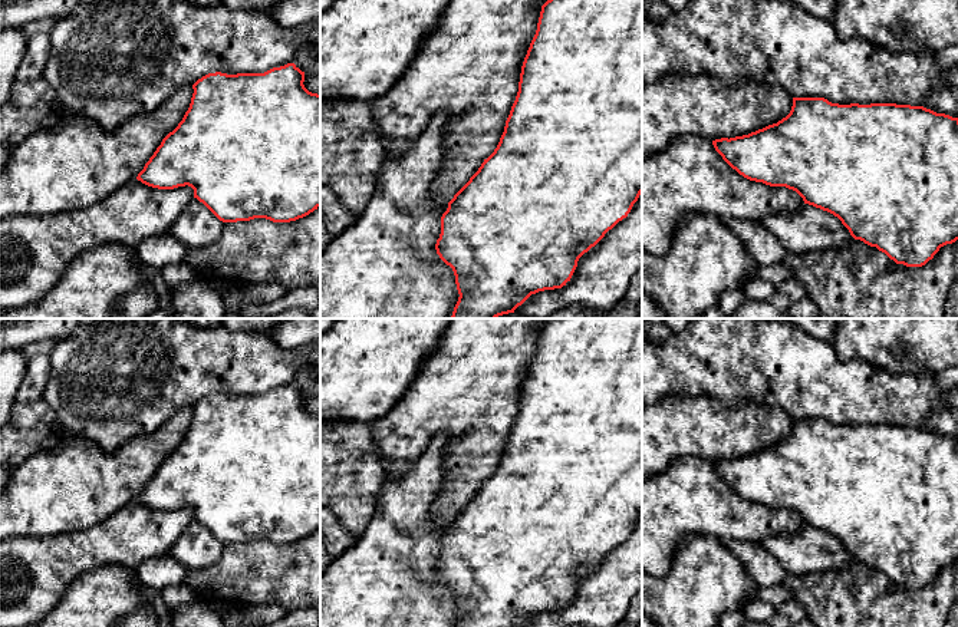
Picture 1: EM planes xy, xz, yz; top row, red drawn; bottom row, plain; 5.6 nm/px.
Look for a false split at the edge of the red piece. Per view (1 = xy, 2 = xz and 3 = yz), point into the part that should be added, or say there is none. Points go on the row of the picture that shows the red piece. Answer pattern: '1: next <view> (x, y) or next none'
1: next none
2: next none
3: next none

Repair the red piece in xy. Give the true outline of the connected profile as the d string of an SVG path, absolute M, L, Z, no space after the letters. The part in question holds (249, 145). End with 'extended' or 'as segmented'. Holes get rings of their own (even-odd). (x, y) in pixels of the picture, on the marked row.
M294 63L273 67L264 73L227 75L215 72L203 76L192 85L194 93L182 121L162 139L136 179L158 189L174 189L188 185L194 189L194 198L203 202L223 222L250 221L254 218L290 222L309 215L320 207L320 95L309 92L303 82L304 72Z; as segmented

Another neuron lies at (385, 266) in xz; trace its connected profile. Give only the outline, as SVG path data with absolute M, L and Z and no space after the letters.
M447 110L438 112L404 154L383 156L375 191L362 214L320 254L320 319L451 319L460 294L452 268L435 250L448 204L438 205L429 198L444 161L447 119Z

